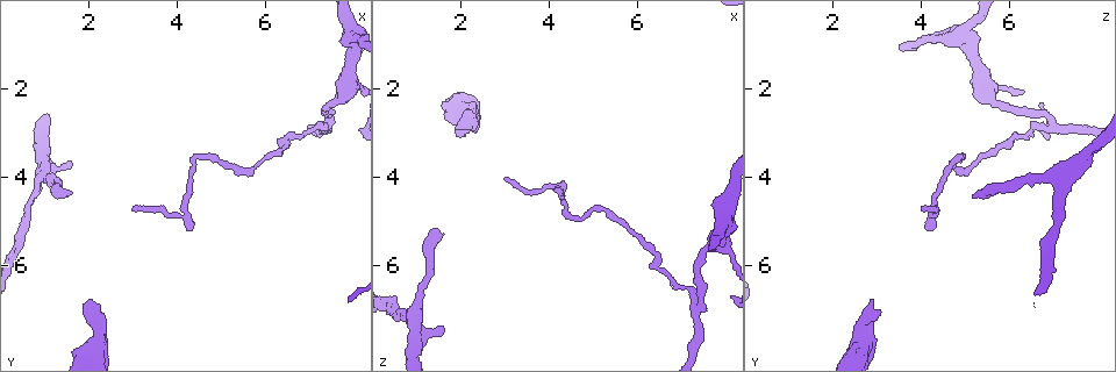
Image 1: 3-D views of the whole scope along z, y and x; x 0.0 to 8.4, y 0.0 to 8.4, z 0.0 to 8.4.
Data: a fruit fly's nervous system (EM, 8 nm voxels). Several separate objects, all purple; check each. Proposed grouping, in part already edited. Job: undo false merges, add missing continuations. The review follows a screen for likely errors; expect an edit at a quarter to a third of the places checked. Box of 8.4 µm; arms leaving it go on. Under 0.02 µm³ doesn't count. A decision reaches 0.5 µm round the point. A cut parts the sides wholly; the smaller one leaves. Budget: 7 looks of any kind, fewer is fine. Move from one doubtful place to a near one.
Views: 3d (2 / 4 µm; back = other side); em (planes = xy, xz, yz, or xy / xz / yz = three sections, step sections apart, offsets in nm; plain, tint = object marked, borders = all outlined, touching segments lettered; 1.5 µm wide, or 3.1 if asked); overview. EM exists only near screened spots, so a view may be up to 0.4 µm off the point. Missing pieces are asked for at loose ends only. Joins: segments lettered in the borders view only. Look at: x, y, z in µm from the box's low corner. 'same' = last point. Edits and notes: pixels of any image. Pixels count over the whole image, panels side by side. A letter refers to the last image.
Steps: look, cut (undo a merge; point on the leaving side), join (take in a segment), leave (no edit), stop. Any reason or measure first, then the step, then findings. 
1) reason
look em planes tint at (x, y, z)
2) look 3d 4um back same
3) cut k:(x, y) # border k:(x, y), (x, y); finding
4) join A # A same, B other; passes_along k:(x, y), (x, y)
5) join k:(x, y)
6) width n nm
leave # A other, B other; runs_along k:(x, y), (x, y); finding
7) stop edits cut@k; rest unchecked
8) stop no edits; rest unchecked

free end
look 3d 4um at (2.05, 6.80, 2.80)

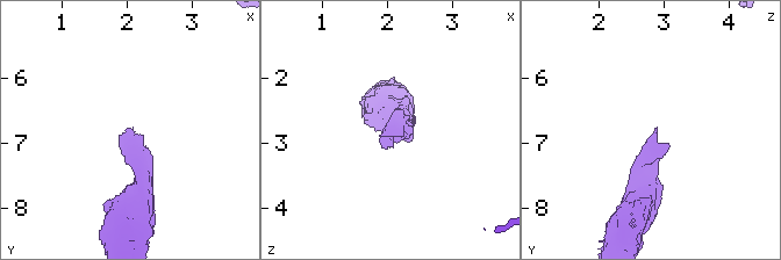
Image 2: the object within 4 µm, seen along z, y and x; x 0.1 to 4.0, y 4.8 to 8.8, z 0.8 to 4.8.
look em planes borders at (1.95, 6.75, 2.85)

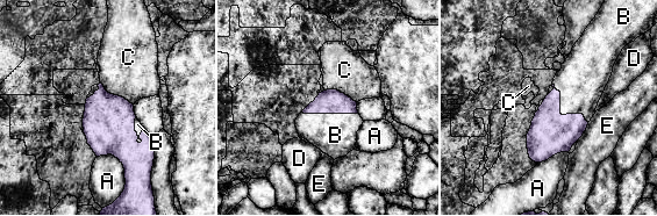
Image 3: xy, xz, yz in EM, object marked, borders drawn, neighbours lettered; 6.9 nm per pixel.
join B # A other, B same, C other, D other, E other; it goes on there

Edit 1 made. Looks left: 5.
redraw
look overview

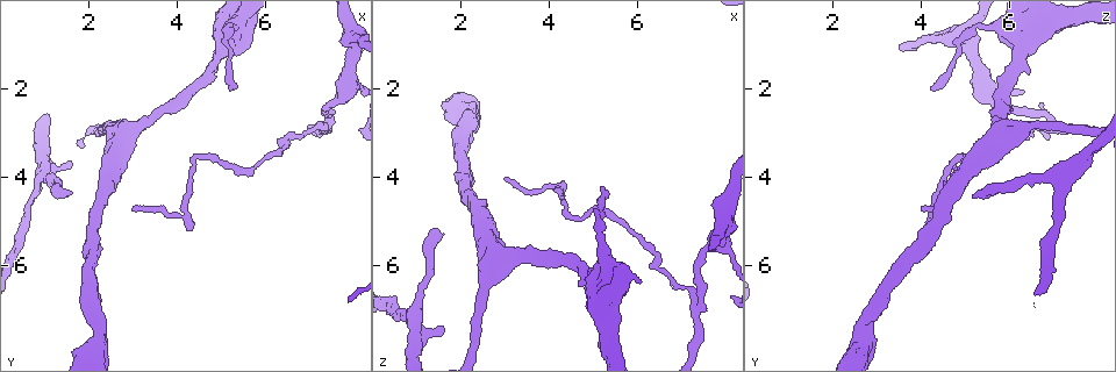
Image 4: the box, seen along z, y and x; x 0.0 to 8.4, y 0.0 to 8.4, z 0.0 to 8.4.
thin end
look em planes borders at (4.30, 5.10, 4.10)

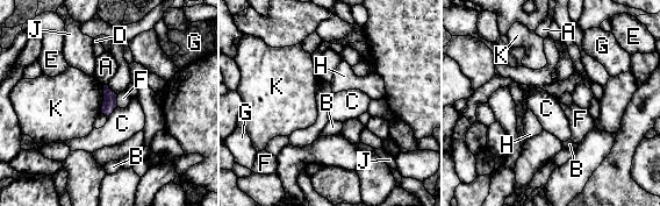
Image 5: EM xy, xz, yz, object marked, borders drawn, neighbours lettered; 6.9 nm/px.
leave # A other, B other, C other, D other, E other, F other, G other, H other, J other, K other; border 5:(103, 85), (103, 100), (100, 113); no lettered segment goes on from it

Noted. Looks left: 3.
abrupt turn
look 3d 4um at (7.35, 2.80, 6.90)

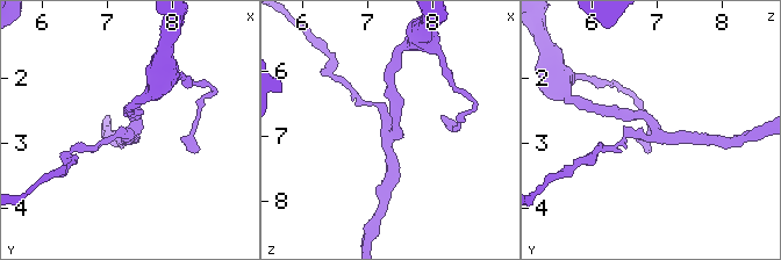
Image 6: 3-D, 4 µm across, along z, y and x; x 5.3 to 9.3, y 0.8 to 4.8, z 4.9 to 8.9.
arms 3
look em planes tint at (7.35, 2.90, 6.95)

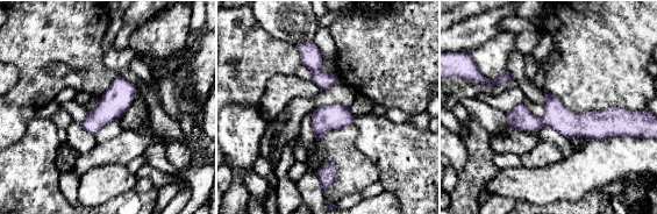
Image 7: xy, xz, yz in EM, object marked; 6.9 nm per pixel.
what lies round it
look em planes borders same

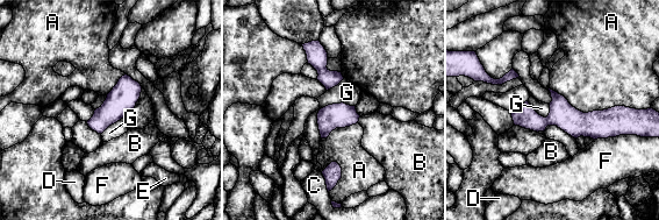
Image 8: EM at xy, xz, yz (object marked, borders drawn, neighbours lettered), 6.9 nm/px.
leave # A other, B other, C other, D other, E other, F other, G other; continuous, no second neuron

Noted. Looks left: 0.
stop edits join@3; rest unchecked

